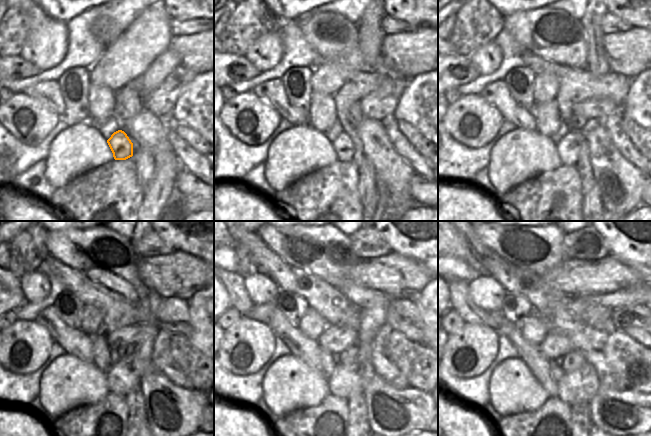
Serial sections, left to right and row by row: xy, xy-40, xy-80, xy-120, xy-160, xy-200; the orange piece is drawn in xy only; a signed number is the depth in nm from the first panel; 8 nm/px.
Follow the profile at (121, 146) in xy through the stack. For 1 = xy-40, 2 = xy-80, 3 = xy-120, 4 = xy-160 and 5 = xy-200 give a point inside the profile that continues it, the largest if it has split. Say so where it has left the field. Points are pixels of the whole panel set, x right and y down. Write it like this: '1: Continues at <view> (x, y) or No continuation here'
1: Continues at xy-40 (343, 145)
2: Continues at xy-80 (568, 147)
3: Continues at xy-120 (124, 374)
4: Continues at xy-160 (346, 378)
5: Continues at xy-200 (579, 386)

